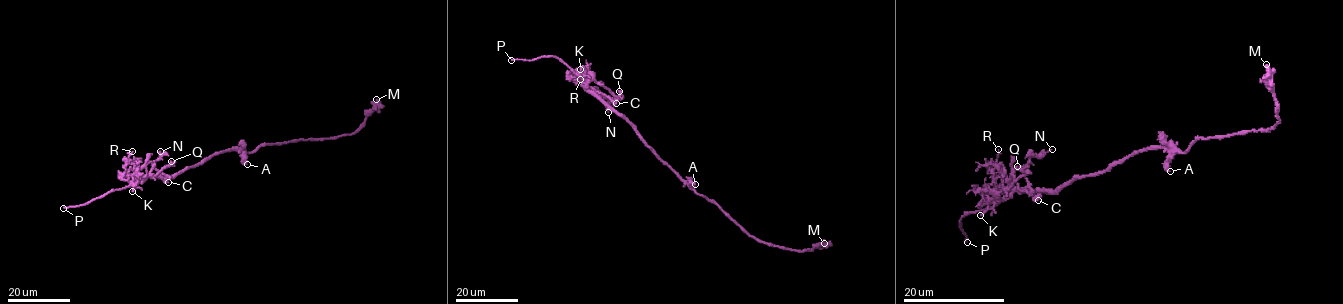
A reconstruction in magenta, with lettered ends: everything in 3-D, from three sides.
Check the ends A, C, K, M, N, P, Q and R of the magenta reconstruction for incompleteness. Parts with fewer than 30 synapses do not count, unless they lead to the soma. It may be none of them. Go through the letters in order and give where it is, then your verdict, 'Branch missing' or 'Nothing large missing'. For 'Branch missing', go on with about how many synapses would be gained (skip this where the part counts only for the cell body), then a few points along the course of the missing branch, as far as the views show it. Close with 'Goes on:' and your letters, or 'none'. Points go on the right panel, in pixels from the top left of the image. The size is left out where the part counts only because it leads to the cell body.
A: Place: (1170, 171). Nothing large missing
C: Place: (1038, 200). Nothing large missing
K: Place: (980, 215). Nothing large missing
M: Place: (1266, 64). Nothing large missing
N: Place: (1052, 149). Nothing large missing
P: Place: (967, 242). Branch missing
Q: Place: (1017, 166). Nothing large missing
R: Place: (998, 149). Nothing large missing
Goes on: P

